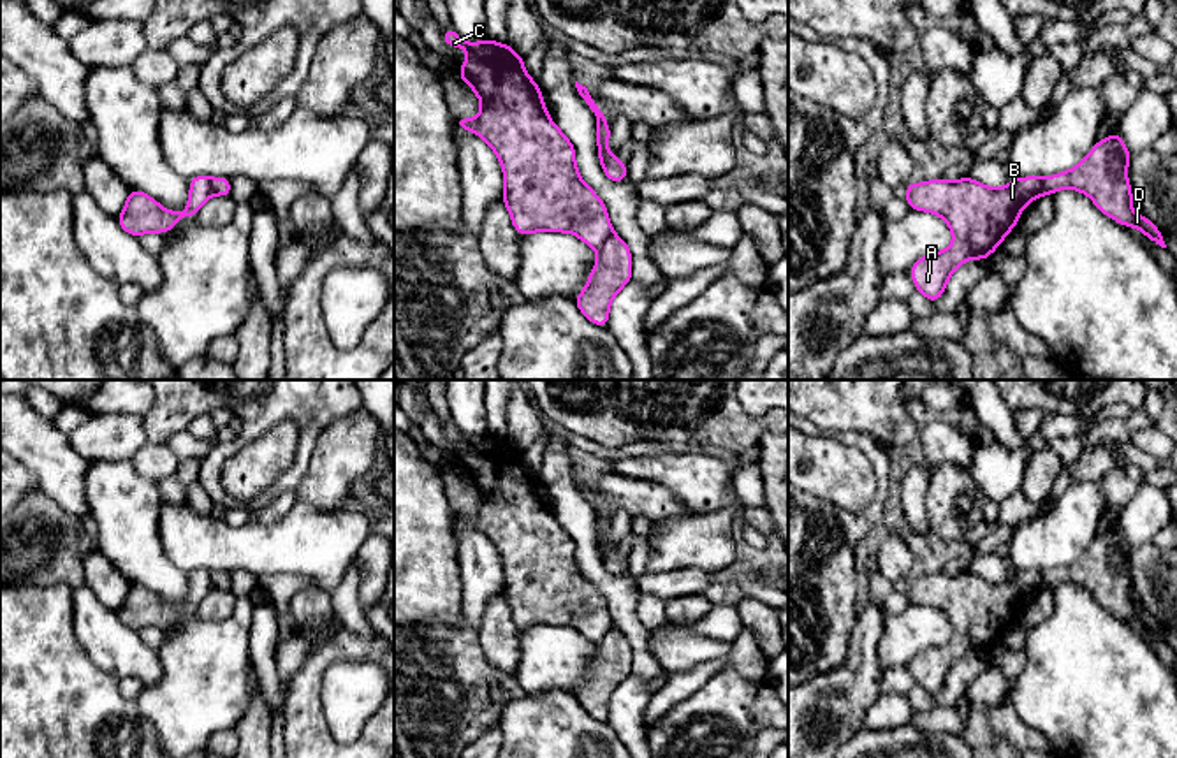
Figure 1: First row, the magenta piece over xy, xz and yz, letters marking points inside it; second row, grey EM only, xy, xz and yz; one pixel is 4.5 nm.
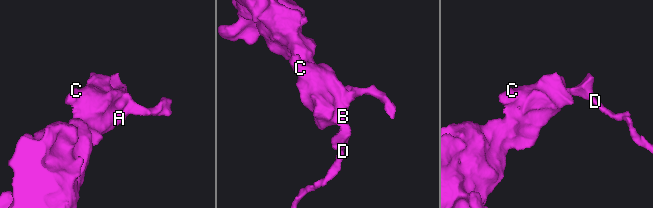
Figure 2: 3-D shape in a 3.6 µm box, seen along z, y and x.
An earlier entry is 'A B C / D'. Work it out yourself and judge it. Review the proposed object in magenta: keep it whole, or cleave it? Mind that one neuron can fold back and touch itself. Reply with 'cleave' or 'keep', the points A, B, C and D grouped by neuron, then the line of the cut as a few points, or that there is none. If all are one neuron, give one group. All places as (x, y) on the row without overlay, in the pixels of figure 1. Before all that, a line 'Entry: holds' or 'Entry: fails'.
Entry: holds
cleave; A B C / D; cut in xz along (613, 626), (597, 642)

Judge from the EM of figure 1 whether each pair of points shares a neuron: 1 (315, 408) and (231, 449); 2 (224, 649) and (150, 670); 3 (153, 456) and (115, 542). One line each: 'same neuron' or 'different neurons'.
1: same neuron
2: different neurons
3: different neurons

